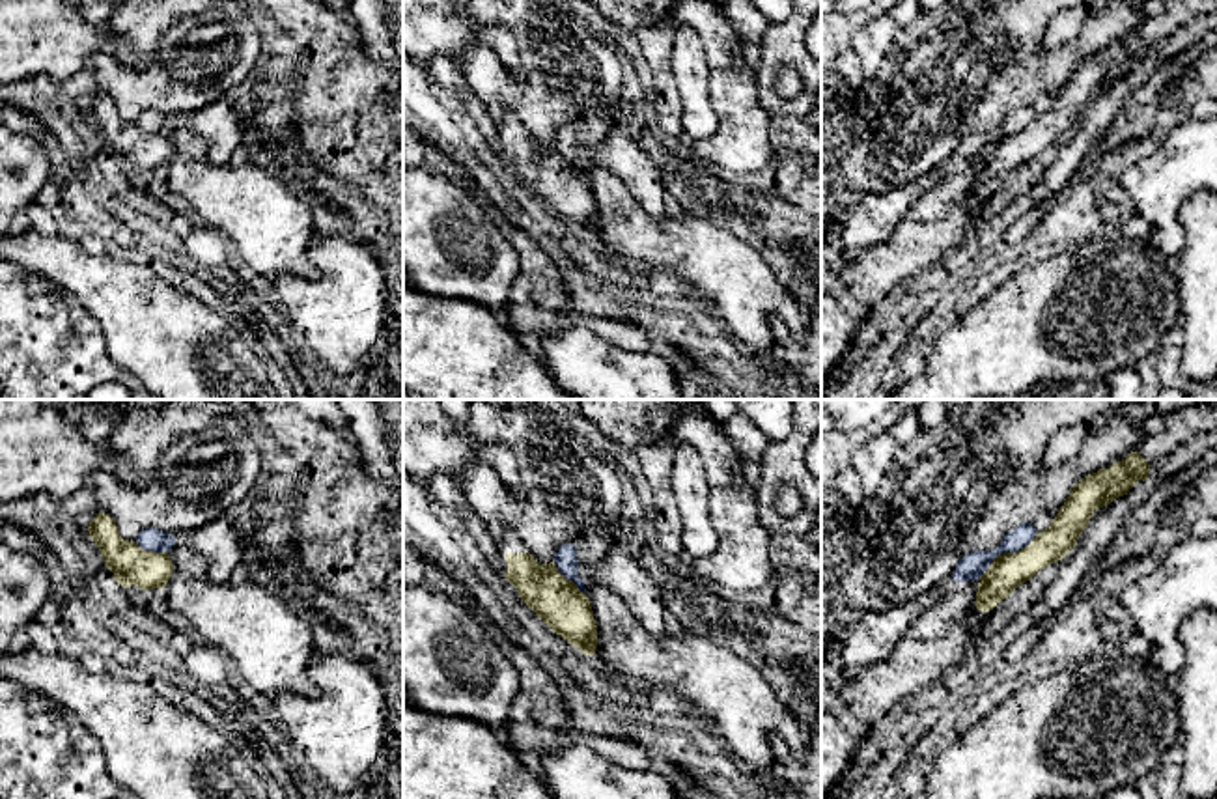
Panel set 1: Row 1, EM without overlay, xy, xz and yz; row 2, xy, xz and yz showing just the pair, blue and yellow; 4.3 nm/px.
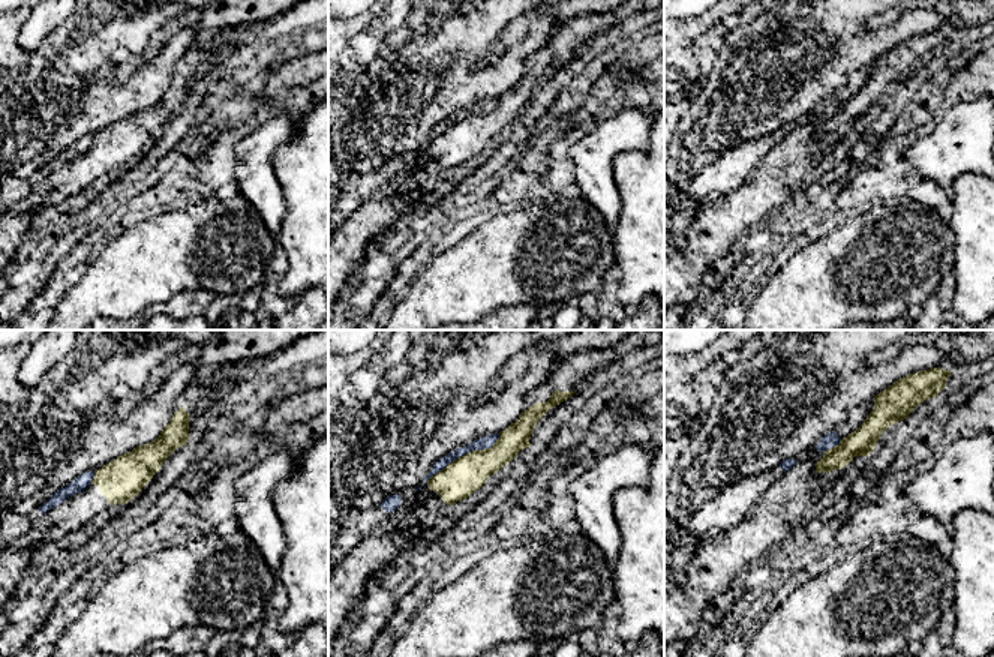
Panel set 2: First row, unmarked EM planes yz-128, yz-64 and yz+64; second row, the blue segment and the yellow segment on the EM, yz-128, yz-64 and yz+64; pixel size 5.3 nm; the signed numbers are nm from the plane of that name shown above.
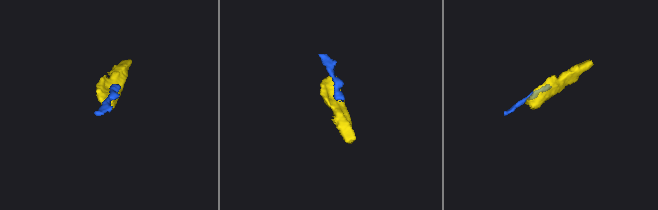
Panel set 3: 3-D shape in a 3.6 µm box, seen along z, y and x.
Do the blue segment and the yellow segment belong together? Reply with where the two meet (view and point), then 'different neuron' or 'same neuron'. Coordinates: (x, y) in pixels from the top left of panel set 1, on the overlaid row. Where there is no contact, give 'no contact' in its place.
contact yz (1007, 551); different neuron

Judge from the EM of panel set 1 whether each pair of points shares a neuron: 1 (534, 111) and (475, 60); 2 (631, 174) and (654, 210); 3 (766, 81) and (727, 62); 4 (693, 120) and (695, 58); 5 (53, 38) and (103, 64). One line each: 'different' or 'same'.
1: same
2: same
3: different
4: same
5: different

